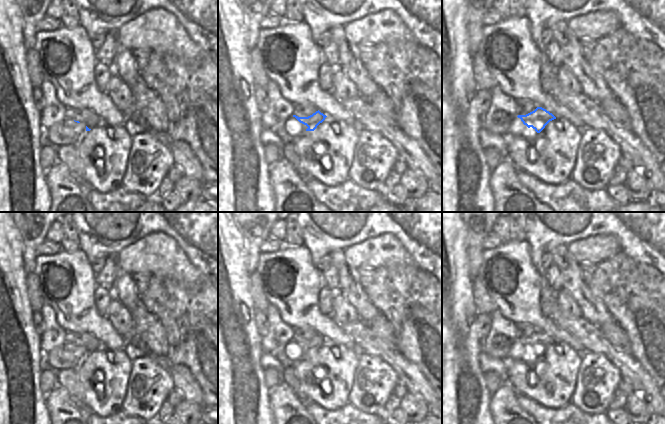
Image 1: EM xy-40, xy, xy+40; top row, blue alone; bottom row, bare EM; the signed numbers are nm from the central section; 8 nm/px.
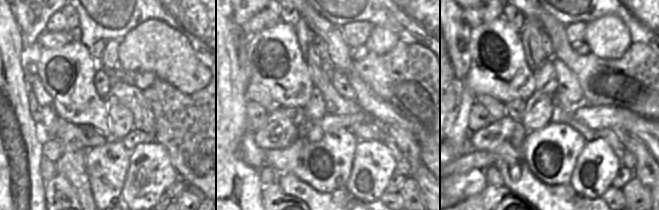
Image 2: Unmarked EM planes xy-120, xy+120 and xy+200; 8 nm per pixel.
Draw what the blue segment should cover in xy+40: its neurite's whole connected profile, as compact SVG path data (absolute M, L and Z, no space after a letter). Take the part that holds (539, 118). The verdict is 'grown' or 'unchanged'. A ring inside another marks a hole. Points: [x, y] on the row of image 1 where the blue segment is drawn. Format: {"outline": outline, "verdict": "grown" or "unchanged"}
{"outline": "M537 107L534 111L526 115L518 115L511 124L507 135L514 135L524 139L534 139L545 126L556 117L542 107Z", "verdict": "grown"}

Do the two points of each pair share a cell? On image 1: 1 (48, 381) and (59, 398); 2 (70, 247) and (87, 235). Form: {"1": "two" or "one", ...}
{"1": "two", "2": "two"}

